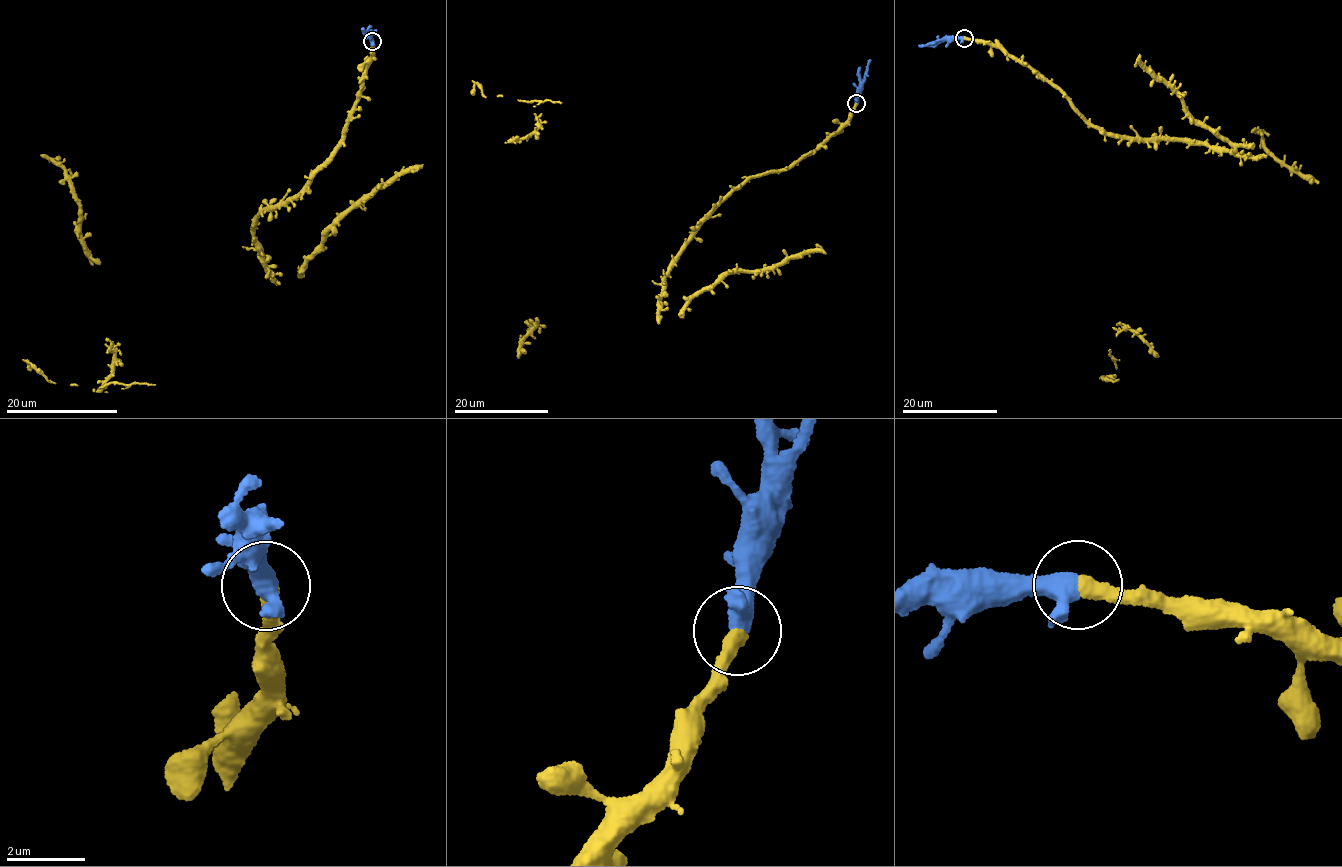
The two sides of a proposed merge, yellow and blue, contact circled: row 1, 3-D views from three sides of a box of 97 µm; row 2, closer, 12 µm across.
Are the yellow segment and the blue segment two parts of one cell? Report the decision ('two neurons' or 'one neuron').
one neuron

